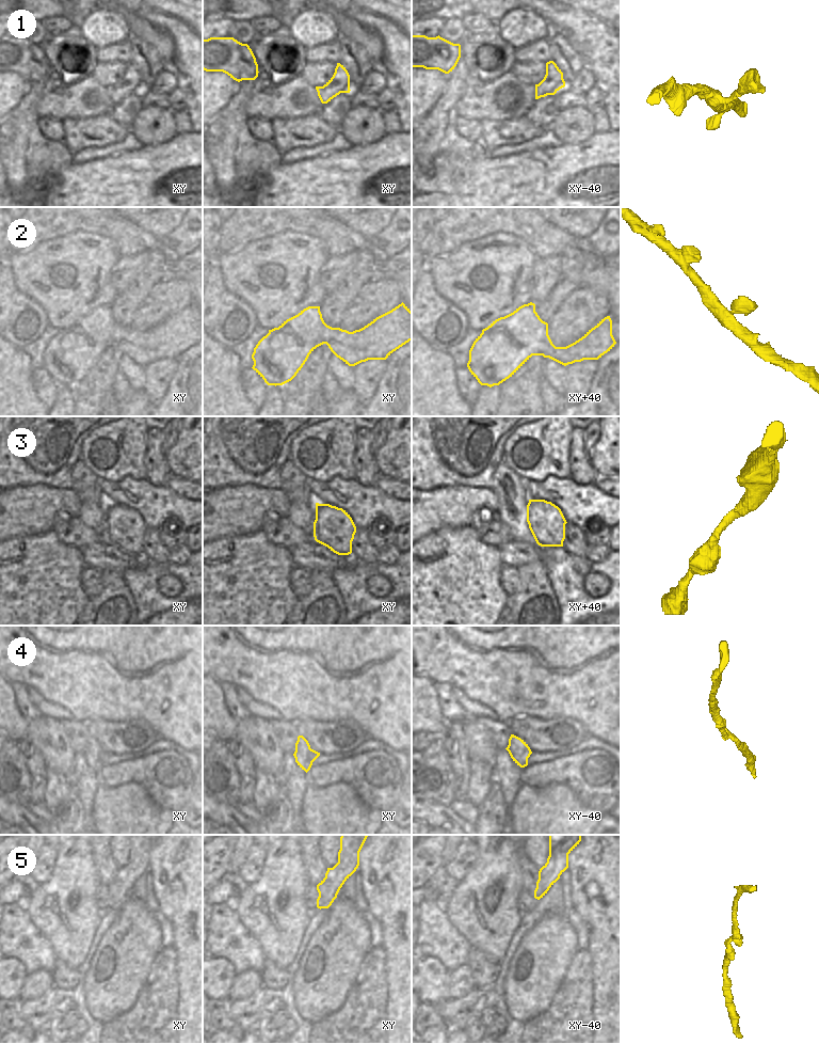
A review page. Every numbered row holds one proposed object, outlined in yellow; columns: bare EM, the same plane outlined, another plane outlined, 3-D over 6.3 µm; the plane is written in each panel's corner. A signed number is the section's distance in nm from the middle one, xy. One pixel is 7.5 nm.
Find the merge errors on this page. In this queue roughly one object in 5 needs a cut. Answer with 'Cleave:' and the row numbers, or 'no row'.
Cleave: no row

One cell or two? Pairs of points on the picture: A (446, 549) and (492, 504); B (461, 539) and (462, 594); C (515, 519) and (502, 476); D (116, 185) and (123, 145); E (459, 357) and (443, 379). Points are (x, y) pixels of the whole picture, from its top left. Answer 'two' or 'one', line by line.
A: two
B: one
C: one
D: two
E: two

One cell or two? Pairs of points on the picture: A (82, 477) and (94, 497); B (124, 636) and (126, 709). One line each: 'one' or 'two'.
A: one
B: one

